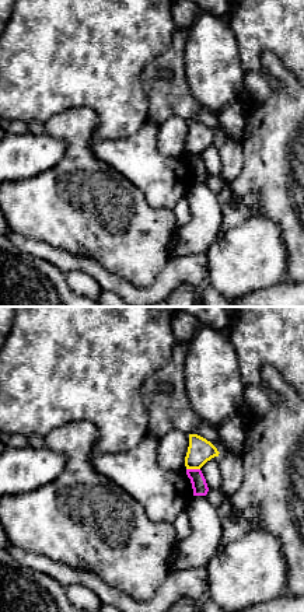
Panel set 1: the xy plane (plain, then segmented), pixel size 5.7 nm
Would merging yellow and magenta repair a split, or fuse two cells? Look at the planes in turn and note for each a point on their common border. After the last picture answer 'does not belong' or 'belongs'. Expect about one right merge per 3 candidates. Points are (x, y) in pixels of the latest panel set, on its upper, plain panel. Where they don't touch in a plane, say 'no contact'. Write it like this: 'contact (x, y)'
contact (194, 154)

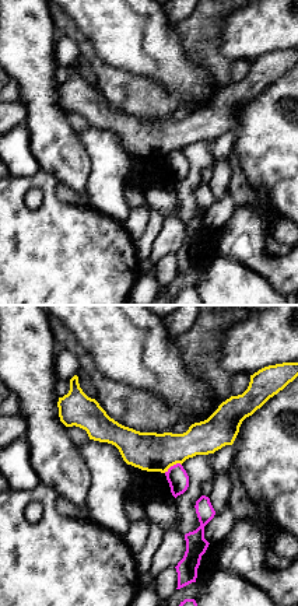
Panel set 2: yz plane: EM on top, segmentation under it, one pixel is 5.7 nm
contact (172, 151)

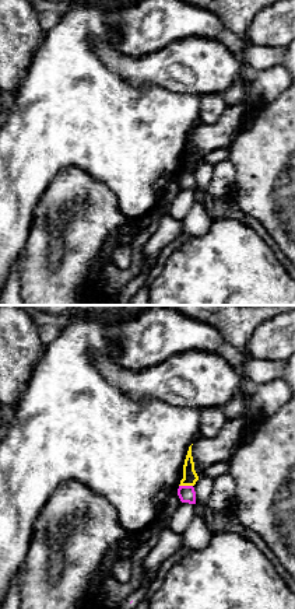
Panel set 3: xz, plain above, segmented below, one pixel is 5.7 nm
contact (186, 171)

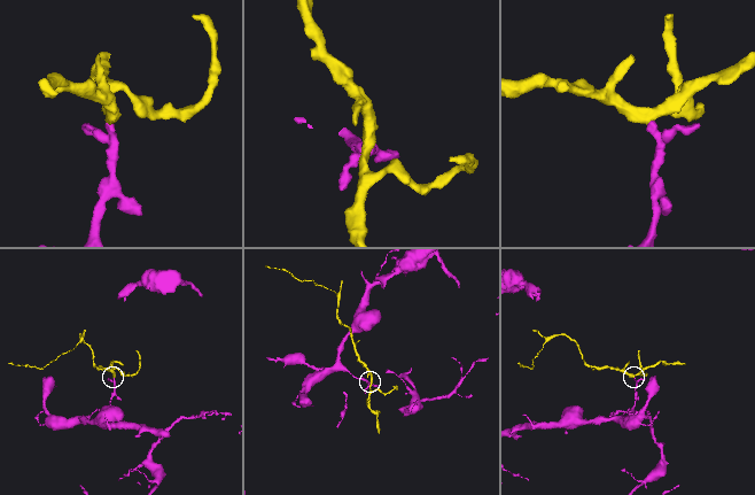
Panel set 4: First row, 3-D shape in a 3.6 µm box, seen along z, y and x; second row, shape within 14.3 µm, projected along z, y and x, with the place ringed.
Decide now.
does not belong

